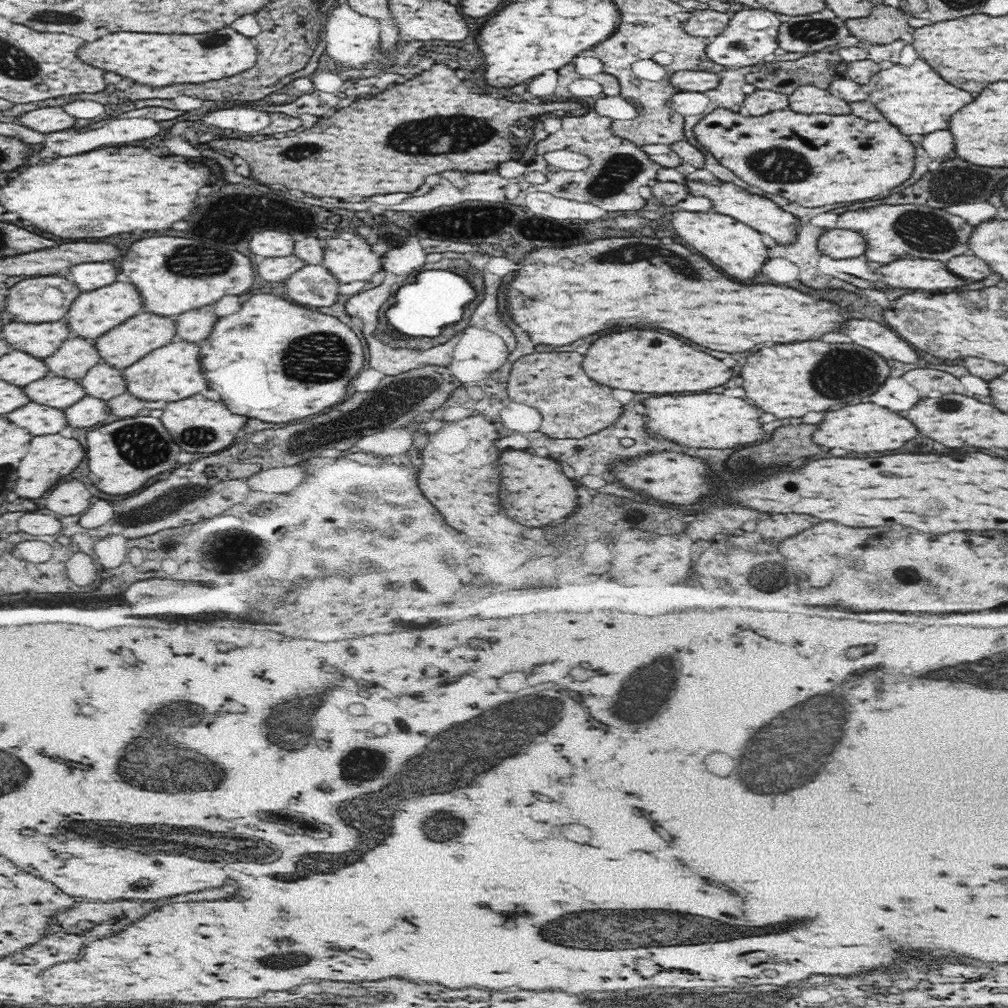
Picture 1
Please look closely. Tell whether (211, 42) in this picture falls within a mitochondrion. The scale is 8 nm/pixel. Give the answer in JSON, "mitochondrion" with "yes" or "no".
{"mitochondrion":"yes"}

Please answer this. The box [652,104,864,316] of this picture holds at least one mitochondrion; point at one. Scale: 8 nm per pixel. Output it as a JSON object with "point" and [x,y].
{"point":[781,165]}

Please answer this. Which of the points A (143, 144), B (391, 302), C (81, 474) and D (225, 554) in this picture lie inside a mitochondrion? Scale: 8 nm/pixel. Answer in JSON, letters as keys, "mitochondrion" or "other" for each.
{"A":"other","B":"other","C":"other","D":"mitochondrion"}

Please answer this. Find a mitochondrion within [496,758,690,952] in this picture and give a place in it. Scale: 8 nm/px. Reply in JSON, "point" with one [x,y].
{"point":[573,925]}

